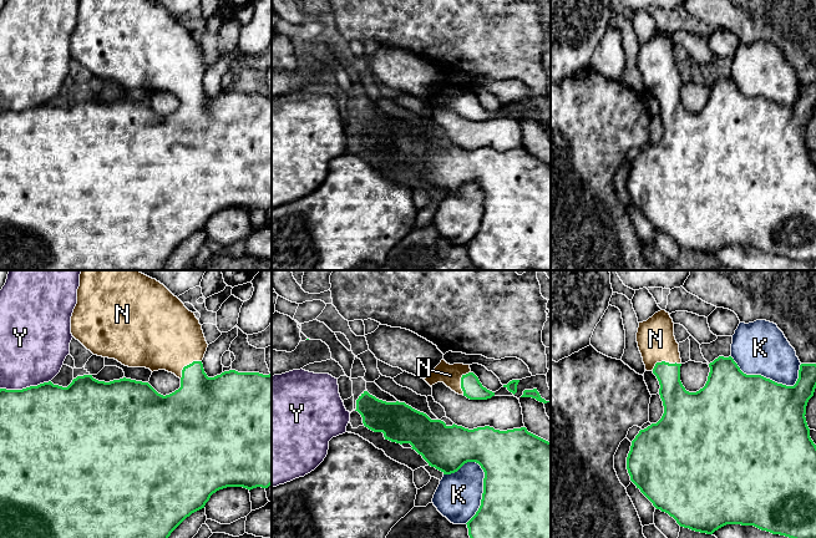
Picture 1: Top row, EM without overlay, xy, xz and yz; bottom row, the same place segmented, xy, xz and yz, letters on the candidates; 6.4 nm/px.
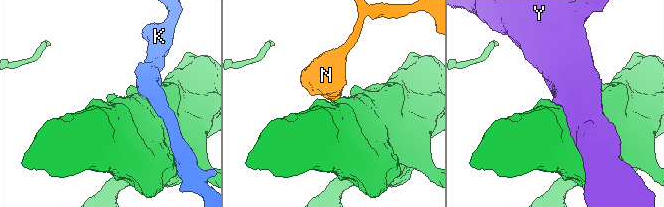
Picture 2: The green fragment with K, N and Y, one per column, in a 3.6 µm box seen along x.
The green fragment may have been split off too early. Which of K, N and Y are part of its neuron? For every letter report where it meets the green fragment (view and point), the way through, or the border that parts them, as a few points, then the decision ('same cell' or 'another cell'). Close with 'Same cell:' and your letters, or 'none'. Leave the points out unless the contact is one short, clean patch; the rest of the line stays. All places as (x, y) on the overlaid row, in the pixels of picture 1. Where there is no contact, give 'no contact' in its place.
K: xz (483, 492) | another cell
N: yz (664, 361) | across yz (674, 396), (664, 361), (655, 339) | same cell
Y: xy (26, 387) | another cell
Same cell: N

